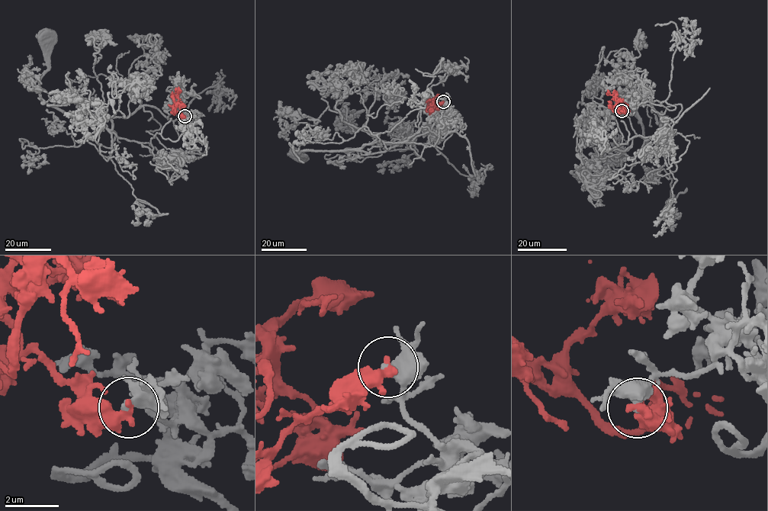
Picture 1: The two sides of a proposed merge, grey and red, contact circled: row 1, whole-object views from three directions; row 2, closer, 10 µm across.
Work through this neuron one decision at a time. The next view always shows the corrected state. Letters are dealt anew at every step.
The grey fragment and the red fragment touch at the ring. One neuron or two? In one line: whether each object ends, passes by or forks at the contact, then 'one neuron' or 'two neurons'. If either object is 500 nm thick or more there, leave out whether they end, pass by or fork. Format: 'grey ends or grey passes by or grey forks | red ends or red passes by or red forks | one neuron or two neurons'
grey forks | red passes by | one neuron

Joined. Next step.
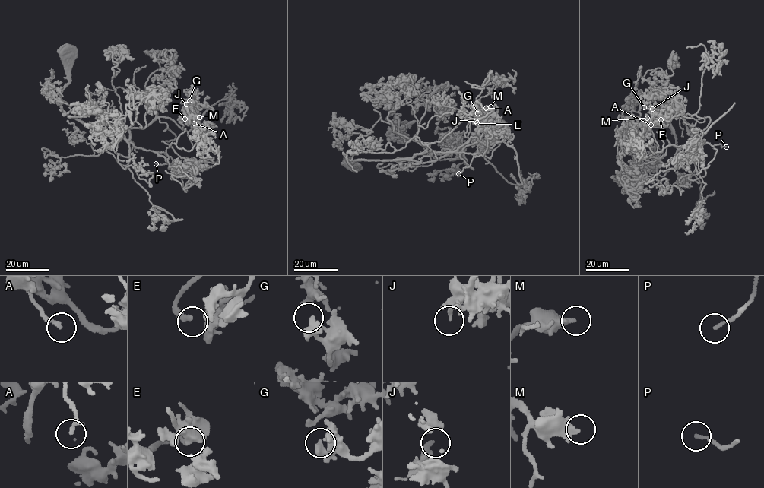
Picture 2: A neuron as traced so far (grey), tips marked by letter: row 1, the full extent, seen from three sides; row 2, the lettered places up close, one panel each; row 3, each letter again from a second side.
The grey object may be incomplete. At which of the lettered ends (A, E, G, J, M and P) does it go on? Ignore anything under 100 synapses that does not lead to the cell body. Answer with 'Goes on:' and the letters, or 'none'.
Goes on: P

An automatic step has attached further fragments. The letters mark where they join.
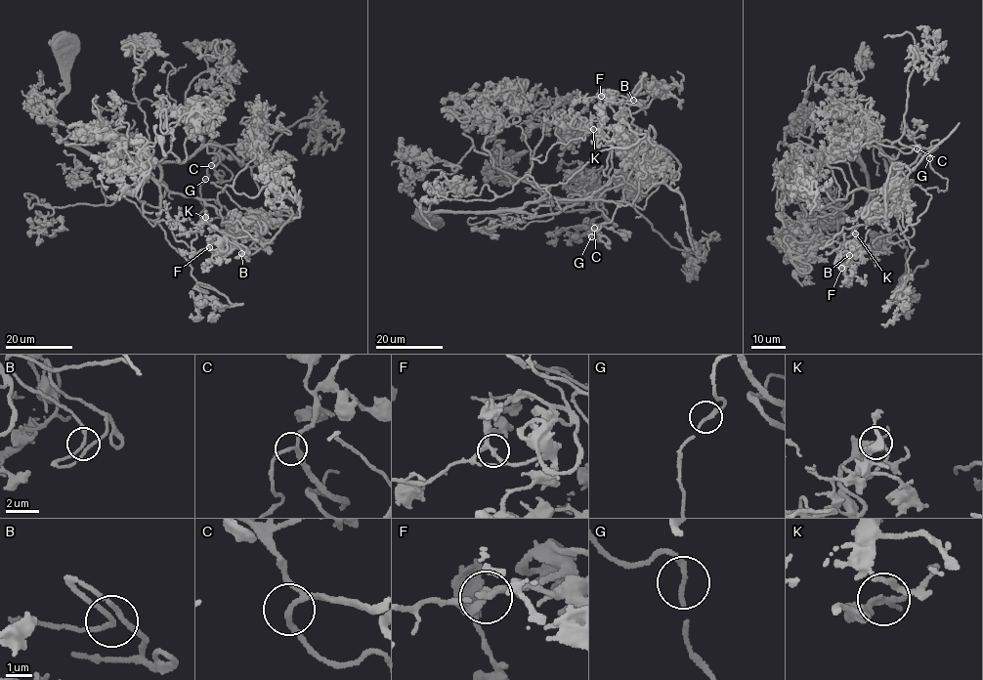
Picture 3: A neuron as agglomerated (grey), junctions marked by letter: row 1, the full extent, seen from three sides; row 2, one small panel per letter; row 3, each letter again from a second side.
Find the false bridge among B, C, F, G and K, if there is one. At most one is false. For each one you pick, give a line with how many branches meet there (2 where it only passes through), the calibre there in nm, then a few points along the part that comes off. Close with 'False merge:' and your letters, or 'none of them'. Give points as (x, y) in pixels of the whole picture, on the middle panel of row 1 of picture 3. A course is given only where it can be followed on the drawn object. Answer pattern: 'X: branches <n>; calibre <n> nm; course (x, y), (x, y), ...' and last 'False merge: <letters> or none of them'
False merge: none of them

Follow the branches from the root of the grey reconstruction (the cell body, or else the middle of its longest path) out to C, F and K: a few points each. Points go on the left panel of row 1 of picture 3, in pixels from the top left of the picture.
C: (64, 45), (65, 93), (54, 122), (61, 139), (171, 191), (215, 199), (225, 218), (200, 216), (211, 165)
F: (64, 45), (57, 135), (204, 200), (221, 210), (222, 225), (237, 221), (252, 238), (214, 235), (209, 247)
K: (64, 45), (59, 137), (152, 180), (161, 206), (140, 200), (143, 213), (176, 240), (192, 247), (205, 217)

